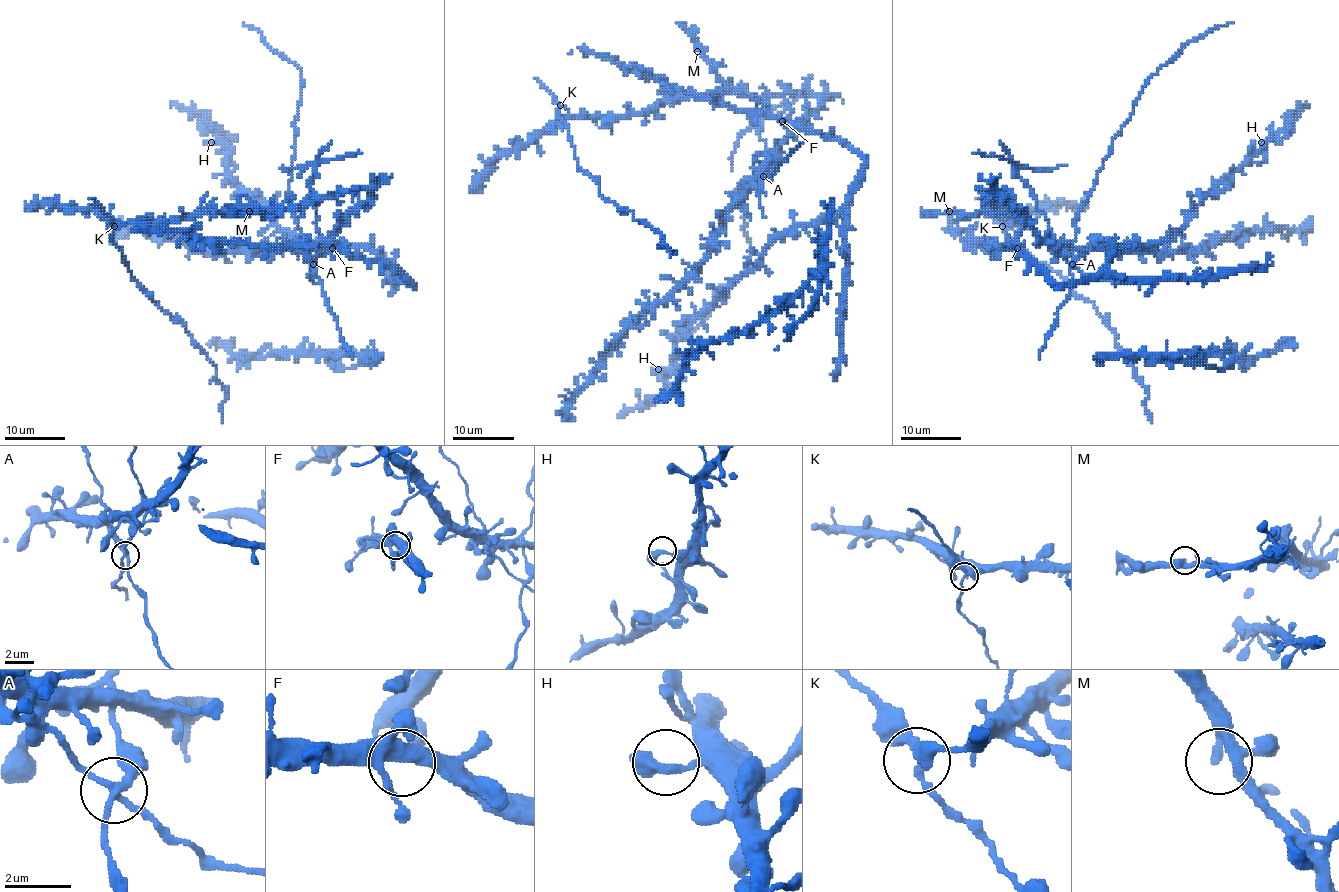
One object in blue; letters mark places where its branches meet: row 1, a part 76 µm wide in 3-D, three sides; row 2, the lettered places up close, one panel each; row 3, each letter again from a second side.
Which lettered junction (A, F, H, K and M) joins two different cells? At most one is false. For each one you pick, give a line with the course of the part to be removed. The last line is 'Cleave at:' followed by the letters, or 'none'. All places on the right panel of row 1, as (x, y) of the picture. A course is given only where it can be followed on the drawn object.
A: course (1072, 264), (1057, 249), (1048, 220), (1037, 208), (1034, 195), (1016, 173), (1014, 166), (1048, 170), (1066, 164)
Cleave at: A

